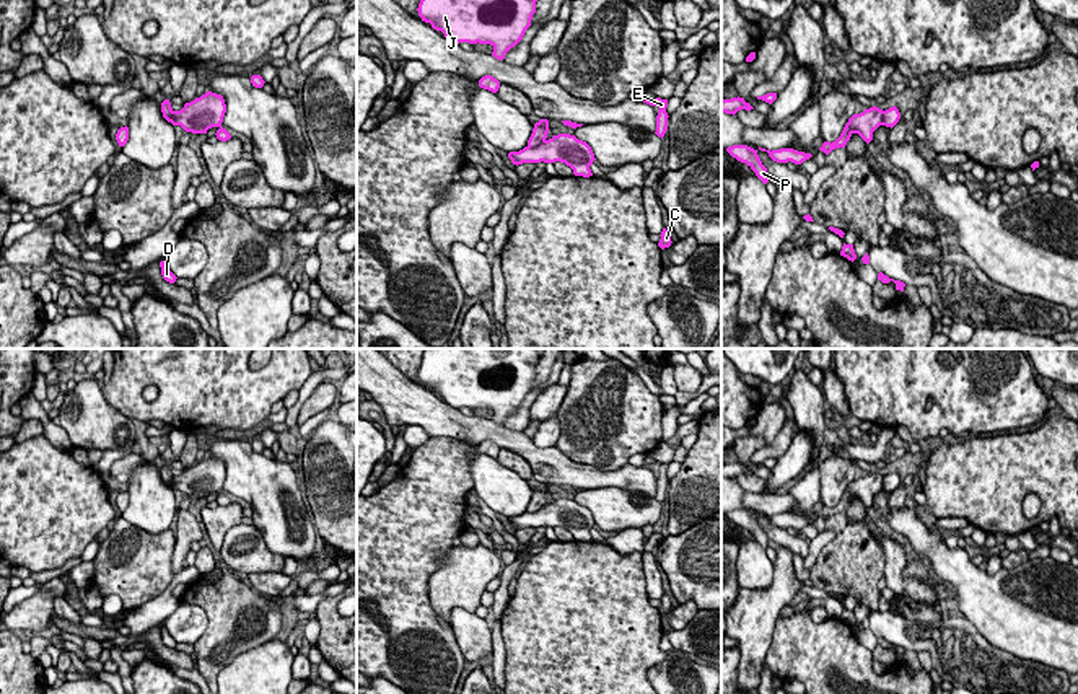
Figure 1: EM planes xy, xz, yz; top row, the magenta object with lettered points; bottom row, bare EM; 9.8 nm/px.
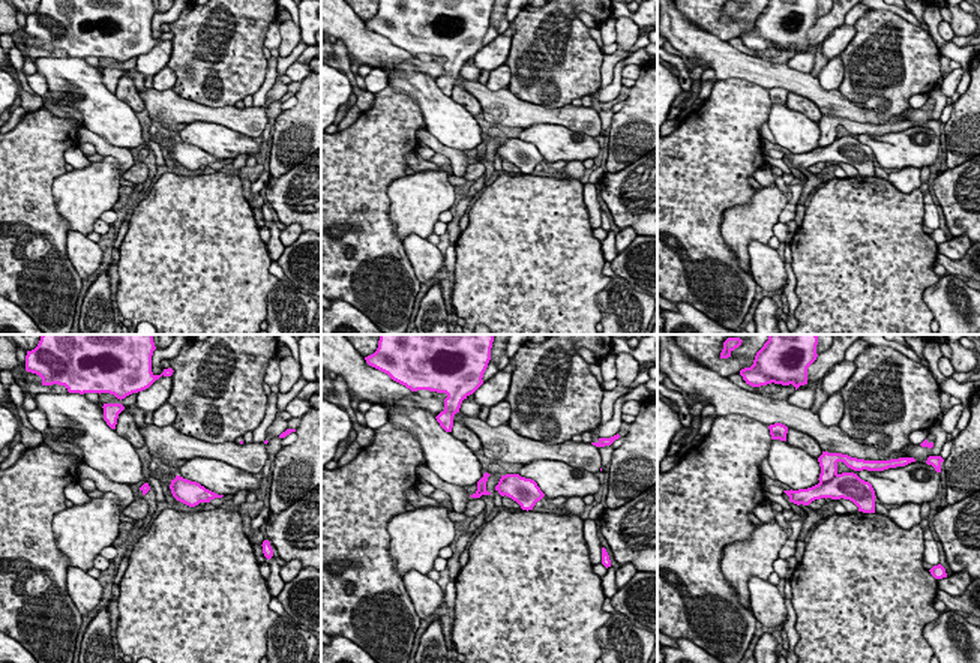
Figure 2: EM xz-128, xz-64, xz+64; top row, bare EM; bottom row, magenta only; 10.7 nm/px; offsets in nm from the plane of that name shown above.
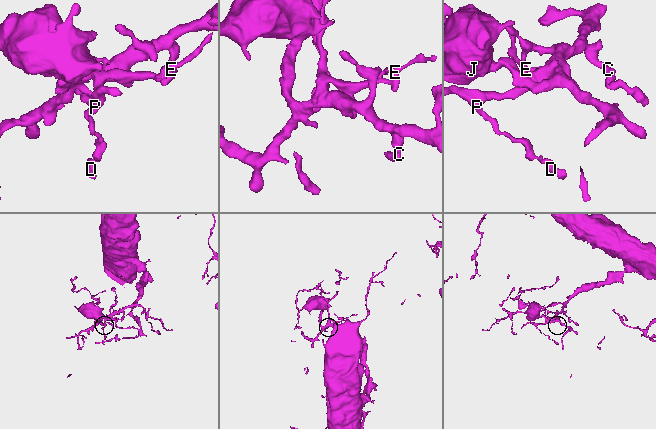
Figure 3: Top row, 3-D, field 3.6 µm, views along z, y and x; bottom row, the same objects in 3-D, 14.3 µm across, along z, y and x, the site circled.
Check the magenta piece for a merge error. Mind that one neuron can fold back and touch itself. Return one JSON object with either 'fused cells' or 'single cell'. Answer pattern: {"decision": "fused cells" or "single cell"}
{"decision": "fused cells"}

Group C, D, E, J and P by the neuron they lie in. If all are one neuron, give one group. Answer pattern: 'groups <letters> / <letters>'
groups C J / D E P

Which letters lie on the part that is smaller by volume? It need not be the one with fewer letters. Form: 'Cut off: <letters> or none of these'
Cut off: D, E, P

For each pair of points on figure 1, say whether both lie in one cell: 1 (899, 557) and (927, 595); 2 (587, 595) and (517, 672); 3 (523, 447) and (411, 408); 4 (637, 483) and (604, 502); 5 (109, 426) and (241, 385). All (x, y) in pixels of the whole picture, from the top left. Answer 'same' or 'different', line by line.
1: same
2: same
3: same
4: different
5: different

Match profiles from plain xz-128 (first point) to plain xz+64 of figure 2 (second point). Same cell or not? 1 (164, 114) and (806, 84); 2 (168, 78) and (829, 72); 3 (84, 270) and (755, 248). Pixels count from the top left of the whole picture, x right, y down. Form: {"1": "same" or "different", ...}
{"1": "same", "2": "same", "3": "same"}

